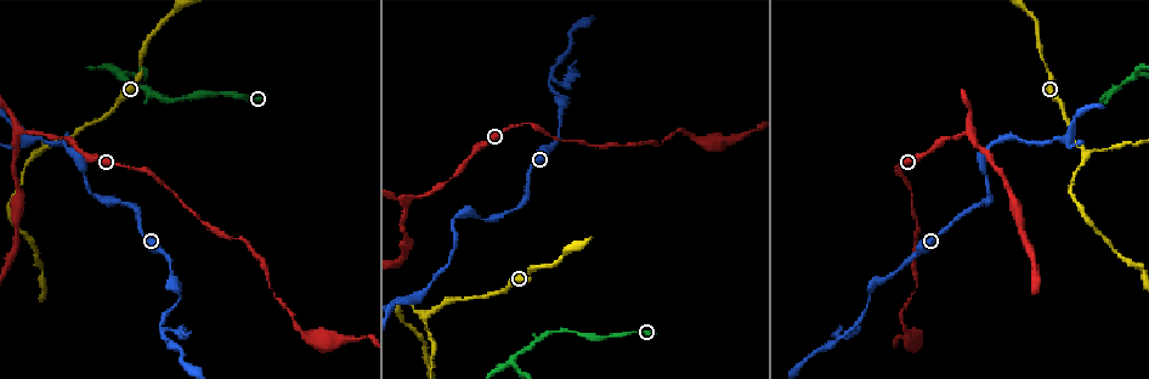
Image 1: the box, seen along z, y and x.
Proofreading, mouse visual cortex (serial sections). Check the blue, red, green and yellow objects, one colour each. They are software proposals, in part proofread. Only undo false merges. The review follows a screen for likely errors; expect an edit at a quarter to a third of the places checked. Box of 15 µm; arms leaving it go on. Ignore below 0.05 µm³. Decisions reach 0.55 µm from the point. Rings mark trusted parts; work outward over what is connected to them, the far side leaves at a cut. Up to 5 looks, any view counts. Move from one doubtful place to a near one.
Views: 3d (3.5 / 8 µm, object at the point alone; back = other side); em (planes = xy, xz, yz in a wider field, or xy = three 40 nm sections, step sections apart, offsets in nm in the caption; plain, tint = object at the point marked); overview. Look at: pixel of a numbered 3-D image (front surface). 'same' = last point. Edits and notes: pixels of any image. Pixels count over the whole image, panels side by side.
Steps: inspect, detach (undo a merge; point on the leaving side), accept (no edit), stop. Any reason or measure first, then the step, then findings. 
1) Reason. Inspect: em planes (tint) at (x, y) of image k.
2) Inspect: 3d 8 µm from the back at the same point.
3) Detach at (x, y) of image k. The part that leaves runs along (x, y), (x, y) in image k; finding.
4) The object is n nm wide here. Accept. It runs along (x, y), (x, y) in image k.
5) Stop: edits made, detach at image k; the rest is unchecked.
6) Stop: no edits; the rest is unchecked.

A fork. Inspect: em planes (tint) at (508, 362) of image 1.

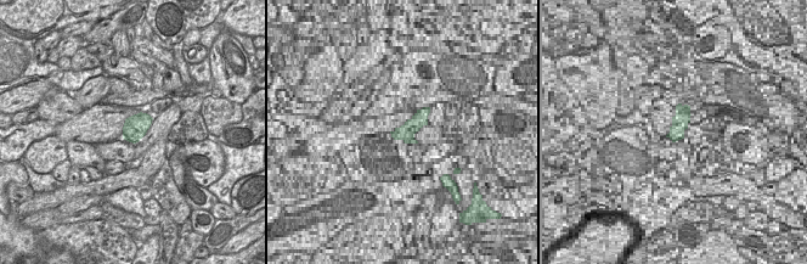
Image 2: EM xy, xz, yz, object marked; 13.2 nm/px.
Inspect: 3d 3.5 µm at the same point.

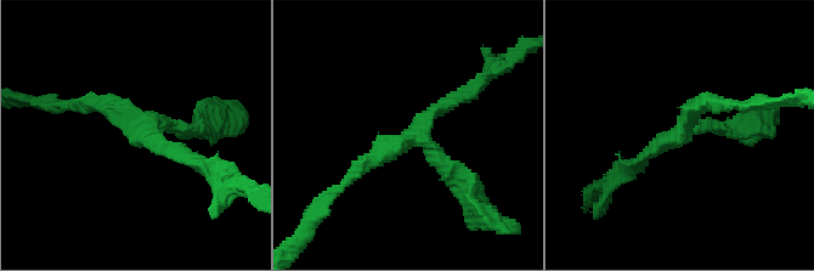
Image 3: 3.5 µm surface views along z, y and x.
The object is 320 nm wide here. Accept. It runs along (469, 92), (354, 176) in image 3; all the same cell.

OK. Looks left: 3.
Sharp bend. Inspect: 3d 8 µm at (1084, 151) of image 1.

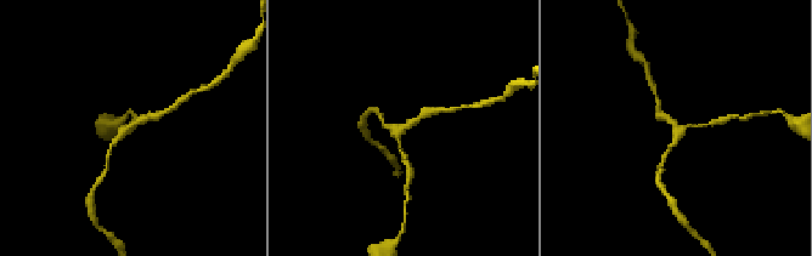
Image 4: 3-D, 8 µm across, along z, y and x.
Need the tissue. Inspect: em xy step 3 (tint) at (677, 127) of image 4.

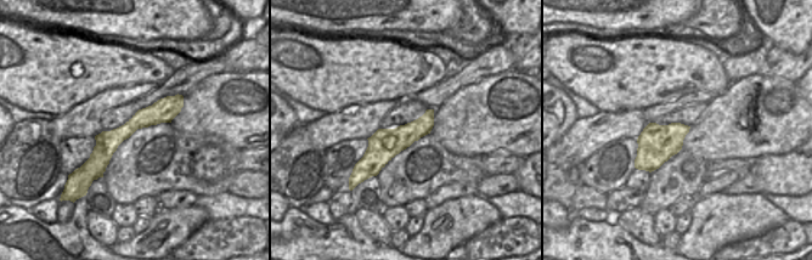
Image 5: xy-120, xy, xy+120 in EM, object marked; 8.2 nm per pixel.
Accept. All the same cell.

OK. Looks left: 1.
Stop: no edits; the rest is unchecked.

